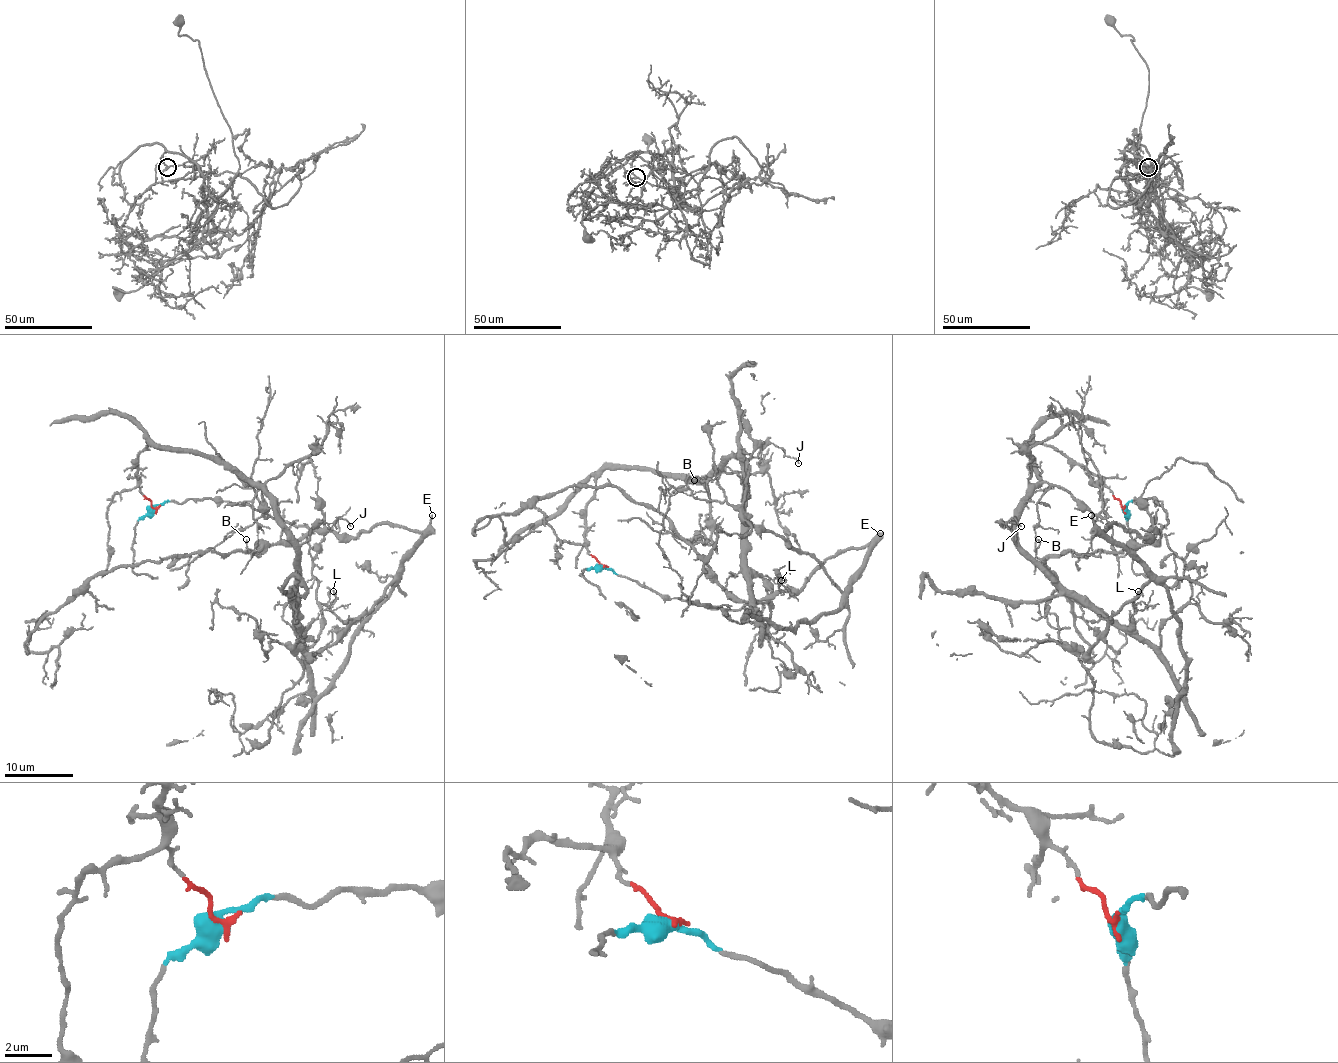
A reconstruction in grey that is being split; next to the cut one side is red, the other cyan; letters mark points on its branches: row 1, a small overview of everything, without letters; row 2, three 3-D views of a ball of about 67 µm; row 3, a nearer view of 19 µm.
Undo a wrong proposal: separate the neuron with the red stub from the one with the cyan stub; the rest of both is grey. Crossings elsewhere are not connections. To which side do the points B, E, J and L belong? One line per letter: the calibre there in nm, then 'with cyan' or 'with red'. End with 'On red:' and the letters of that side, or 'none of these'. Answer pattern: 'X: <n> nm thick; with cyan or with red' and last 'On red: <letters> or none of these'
B: 130 nm thick; with red
E: 240 nm thick; with cyan
J: 110 nm thick; with red
L: 130 nm thick; with red
On red: B, J, L

